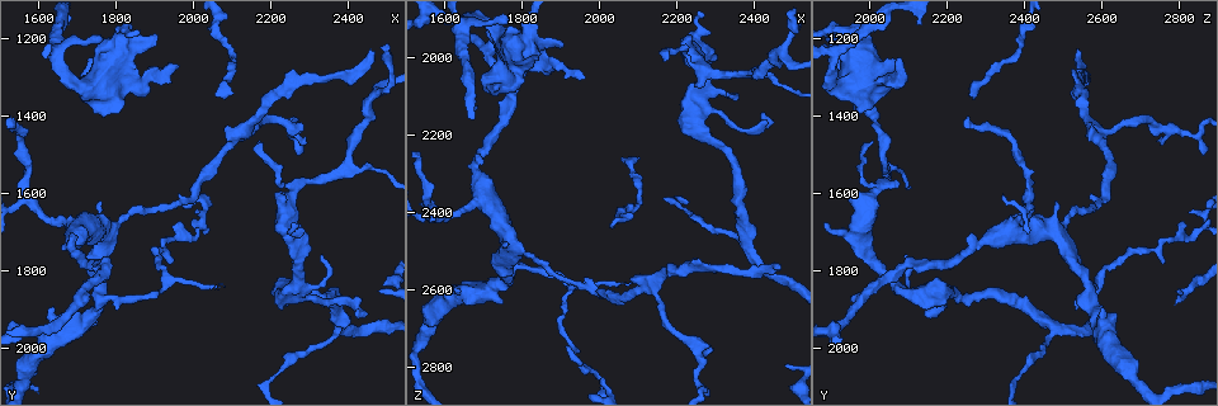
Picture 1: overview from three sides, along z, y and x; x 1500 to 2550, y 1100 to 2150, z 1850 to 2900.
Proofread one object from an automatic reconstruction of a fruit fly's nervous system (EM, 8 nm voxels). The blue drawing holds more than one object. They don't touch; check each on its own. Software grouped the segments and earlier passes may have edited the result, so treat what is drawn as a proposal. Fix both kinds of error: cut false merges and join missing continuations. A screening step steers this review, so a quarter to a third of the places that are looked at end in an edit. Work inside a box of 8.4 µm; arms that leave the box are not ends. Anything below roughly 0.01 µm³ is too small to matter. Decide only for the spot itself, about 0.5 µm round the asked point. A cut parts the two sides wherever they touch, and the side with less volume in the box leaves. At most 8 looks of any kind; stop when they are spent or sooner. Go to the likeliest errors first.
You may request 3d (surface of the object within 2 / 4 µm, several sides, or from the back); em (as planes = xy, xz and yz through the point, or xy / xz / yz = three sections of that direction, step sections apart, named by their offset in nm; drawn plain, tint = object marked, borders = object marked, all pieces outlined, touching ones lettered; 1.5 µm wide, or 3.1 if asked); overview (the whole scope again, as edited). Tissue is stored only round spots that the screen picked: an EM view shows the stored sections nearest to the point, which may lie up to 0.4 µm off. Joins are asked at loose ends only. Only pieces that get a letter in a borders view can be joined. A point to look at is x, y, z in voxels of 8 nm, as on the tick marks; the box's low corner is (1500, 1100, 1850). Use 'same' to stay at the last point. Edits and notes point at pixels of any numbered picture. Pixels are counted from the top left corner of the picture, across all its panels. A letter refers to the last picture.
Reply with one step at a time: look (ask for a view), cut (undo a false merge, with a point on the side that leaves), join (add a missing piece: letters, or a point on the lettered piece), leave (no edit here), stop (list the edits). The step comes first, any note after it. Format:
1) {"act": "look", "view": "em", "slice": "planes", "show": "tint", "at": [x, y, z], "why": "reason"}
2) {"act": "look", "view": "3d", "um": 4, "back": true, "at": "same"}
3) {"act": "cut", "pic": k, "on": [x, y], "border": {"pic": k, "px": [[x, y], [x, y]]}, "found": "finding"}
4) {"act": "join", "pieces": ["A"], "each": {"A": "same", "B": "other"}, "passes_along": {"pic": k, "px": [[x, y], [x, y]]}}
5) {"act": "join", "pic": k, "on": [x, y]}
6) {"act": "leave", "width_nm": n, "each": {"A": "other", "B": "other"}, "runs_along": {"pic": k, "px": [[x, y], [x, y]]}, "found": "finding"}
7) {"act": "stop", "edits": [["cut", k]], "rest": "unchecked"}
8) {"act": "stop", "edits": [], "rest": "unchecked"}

{"act": "look", "view": "3d", "um": 2, "back": true, "at": [2475, 1240, 2540], "why": "long arm stops here"}

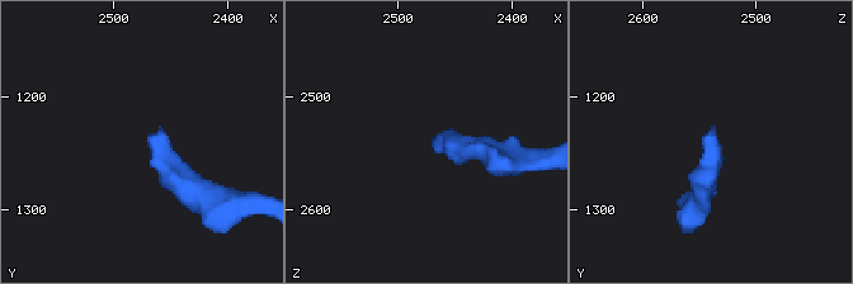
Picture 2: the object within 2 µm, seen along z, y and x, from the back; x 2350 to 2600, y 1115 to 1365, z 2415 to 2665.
{"act": "look", "view": "em", "slice": "xz", "step": 8, "show": "borders", "at": [2470, 1234, 2536], "why": "now the EM"}

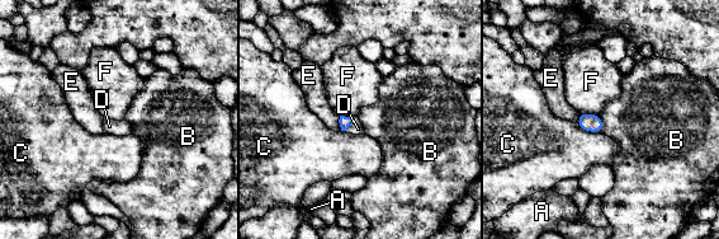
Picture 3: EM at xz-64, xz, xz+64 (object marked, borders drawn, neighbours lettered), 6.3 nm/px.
{"act": "look", "view": "em", "slice": "xy", "step": 4, "show": "borders", "at": "same"}

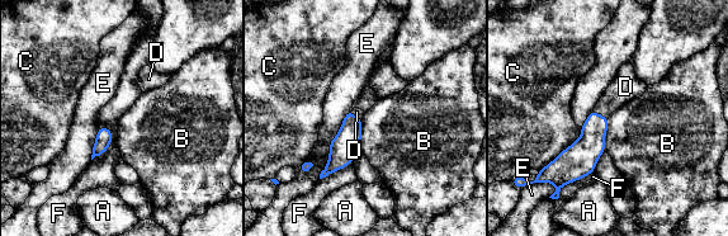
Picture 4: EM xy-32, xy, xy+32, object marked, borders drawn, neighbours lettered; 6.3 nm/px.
{"act": "join", "pieces": ["D"], "each": {"A": "other", "B": "other", "C": "other", "D": "same", "E": "other", "F": "other"}, "found": "the cell continues"}

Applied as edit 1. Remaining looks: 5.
{"act": "look", "view": "em", "slice": "planes", "show": "tint", "at": [2375, 1935, 2465], "why": "abrupt turn"}

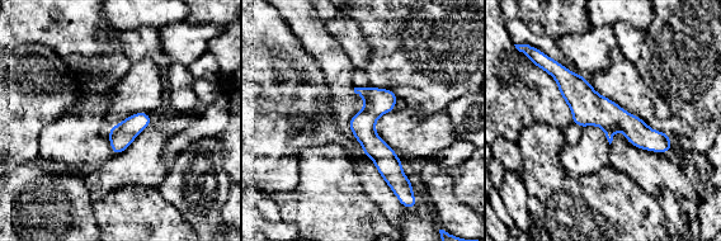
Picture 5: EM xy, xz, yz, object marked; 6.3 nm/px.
{"act": "look", "view": "em", "slice": "planes", "show": "borders", "at": "same"}

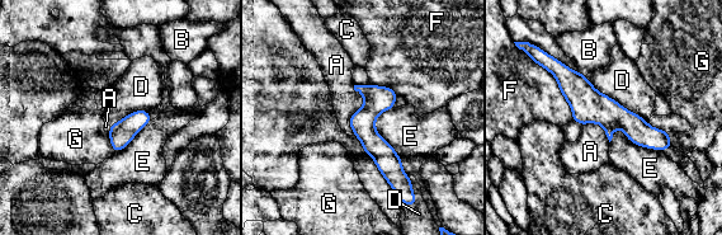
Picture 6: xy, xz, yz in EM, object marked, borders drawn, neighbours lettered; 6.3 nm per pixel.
{"act": "leave", "each": {"A": "other", "B": "other", "C": "other", "D": "other", "E": "other", "F": "other", "G": "other"}, "runs_along": {"pic": 6, "px": [[547, 65], [595, 107], [668, 144]]}, "found": "one cell here"}

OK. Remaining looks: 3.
{"act": "look", "view": "em", "slice": "xy", "step": 8, "show": "tint", "at": [1900, 1195, 1975], "why": "free end"}

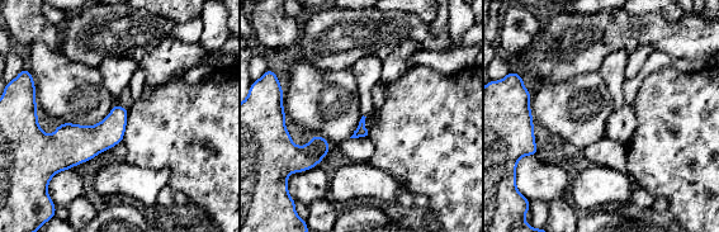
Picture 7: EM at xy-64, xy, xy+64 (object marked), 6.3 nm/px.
{"act": "look", "view": "em", "slice": "xy", "step": 8, "show": "borders", "at": "same"}

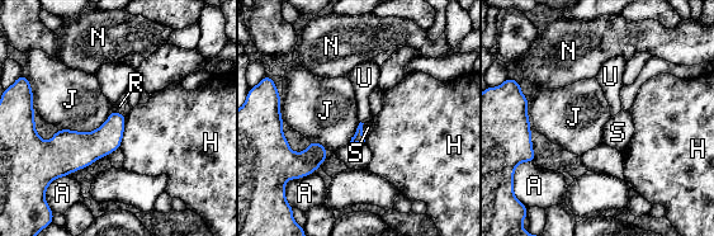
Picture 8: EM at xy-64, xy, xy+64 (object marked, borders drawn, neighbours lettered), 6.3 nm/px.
{"act": "leave", "each": {"A": "other", "H": "other", "J": "other", "N": "other", "R": "other", "S": "other", "U": "other"}, "found": "none of them fits"}

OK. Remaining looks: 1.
{"act": "stop", "edits": [["join", 4]], "rest": "unchecked"}

